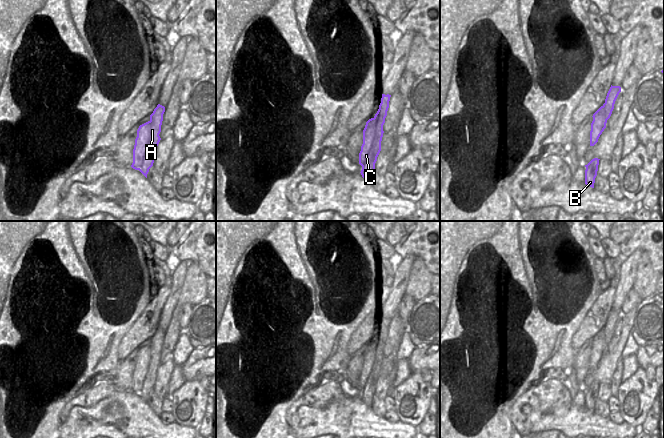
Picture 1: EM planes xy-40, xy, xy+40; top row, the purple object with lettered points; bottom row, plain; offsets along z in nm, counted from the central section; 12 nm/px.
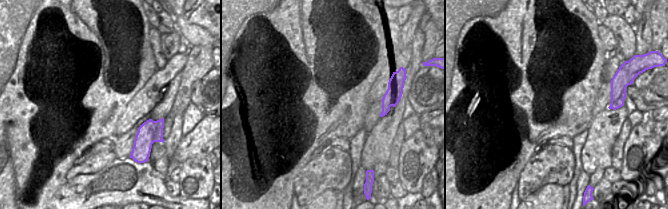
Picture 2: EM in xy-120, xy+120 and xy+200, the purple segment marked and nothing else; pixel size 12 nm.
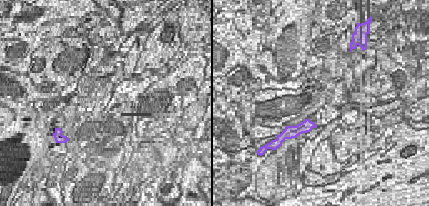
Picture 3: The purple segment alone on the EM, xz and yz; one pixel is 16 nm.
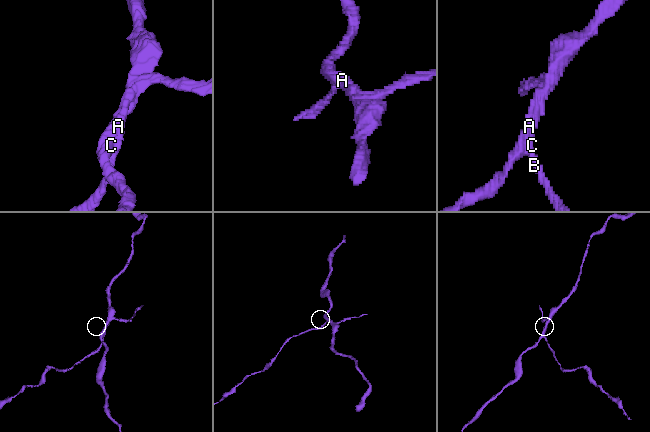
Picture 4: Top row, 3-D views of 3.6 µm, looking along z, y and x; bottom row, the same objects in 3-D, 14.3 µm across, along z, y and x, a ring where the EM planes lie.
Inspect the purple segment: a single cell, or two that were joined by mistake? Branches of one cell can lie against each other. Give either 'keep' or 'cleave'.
cleave

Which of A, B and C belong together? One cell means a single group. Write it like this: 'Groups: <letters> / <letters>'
Groups: A B / C

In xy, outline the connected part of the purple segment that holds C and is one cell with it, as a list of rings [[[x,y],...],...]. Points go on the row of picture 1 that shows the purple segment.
[[[377,115],[366,122],[365,128],[363,130],[363,144],[361,146],[361,151],[359,153],[359,164],[361,166],[367,160],[367,157],[373,147],[373,142],[375,139],[375,130],[377,128]]]

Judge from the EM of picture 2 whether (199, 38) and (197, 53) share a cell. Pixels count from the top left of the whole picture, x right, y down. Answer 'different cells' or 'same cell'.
different cells

